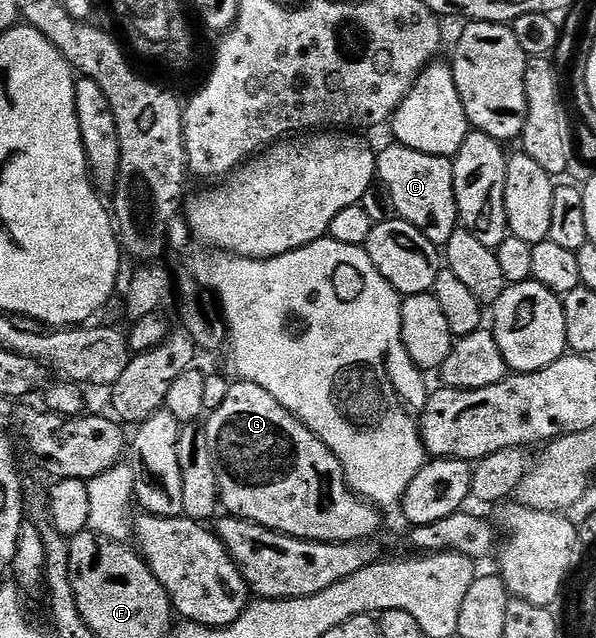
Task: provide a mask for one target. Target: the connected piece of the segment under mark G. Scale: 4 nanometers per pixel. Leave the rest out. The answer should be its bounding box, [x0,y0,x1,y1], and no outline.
[203,380,381,545]

